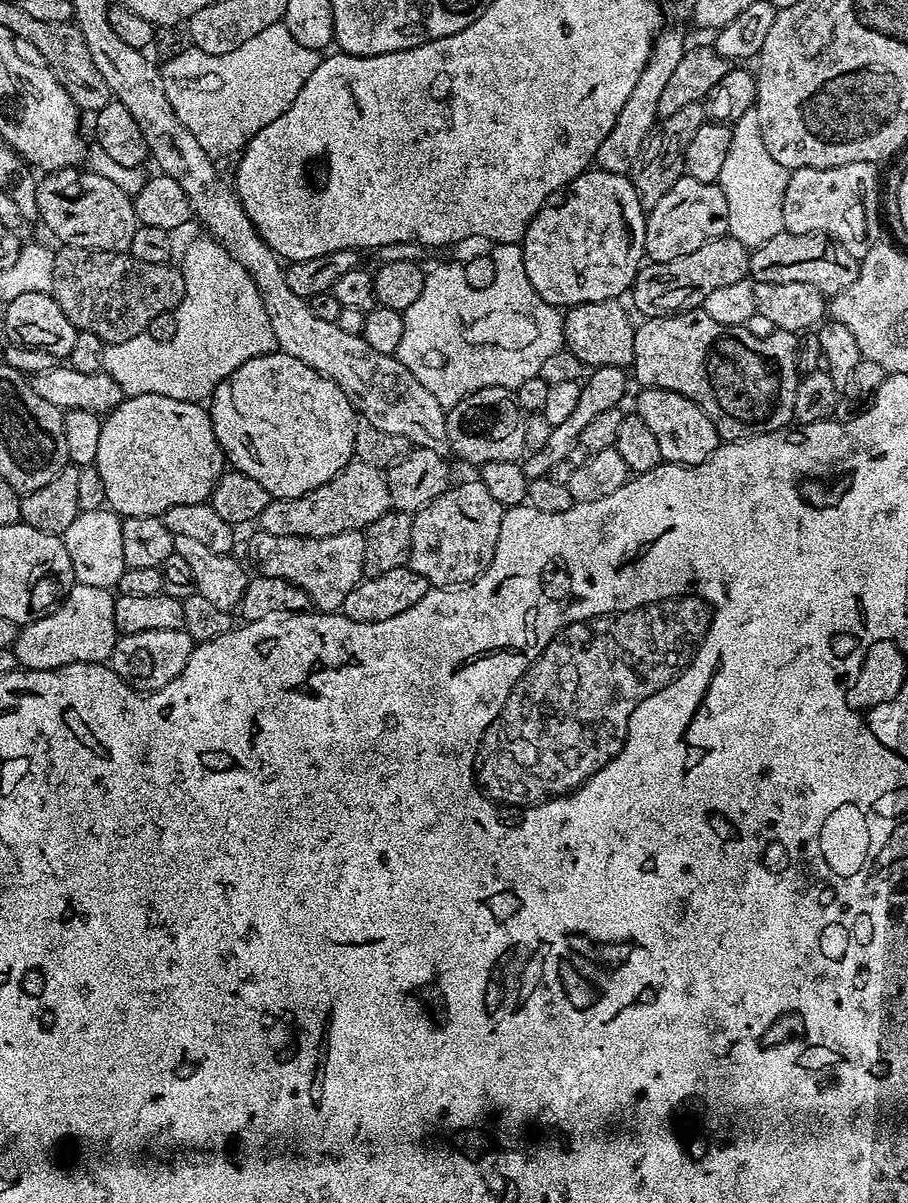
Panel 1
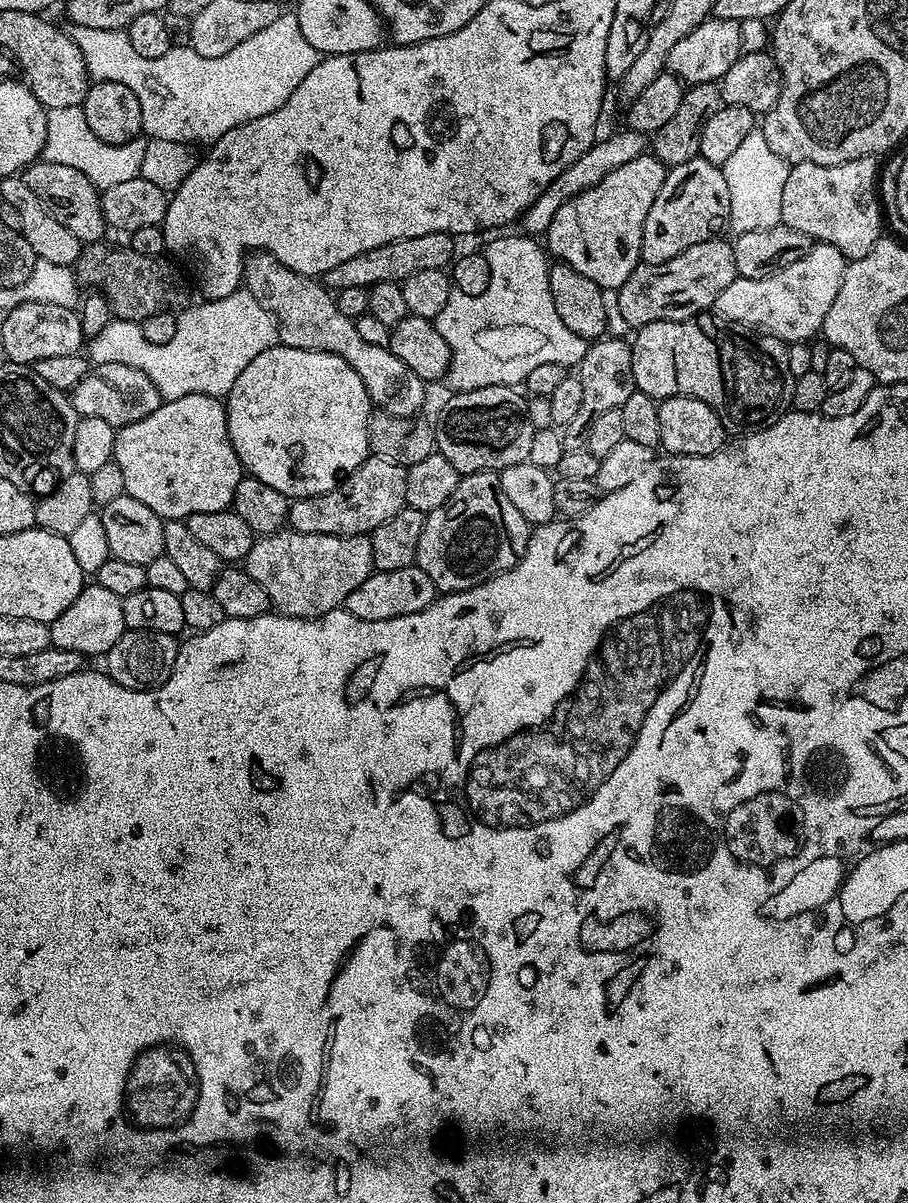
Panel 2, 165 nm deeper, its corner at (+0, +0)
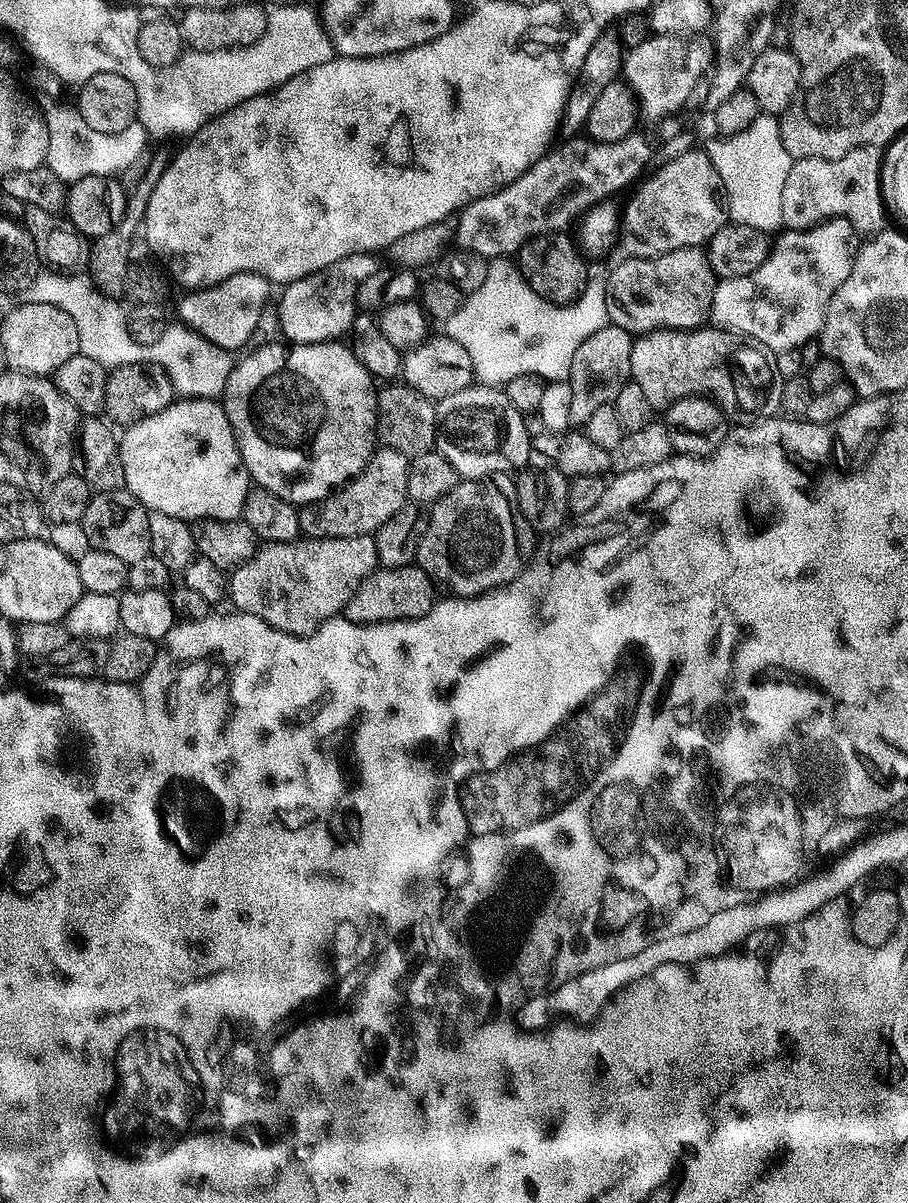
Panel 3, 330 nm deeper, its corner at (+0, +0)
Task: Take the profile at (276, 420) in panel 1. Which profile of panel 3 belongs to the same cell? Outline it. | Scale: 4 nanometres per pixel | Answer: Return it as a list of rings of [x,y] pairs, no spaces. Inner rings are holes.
[[[284,342],[279,343],[264,344],[261,348],[254,349],[249,356],[244,356],[241,360],[239,357],[233,363],[232,373],[222,393],[222,403],[226,410],[226,418],[230,418],[230,426],[236,435],[236,441],[249,477],[270,494],[278,494],[278,498],[286,498],[291,504],[297,506],[311,506],[336,489],[344,487],[348,481],[360,475],[372,461],[372,453],[378,448],[378,384],[347,343],[329,342],[326,344],[293,344],[291,346]]]

